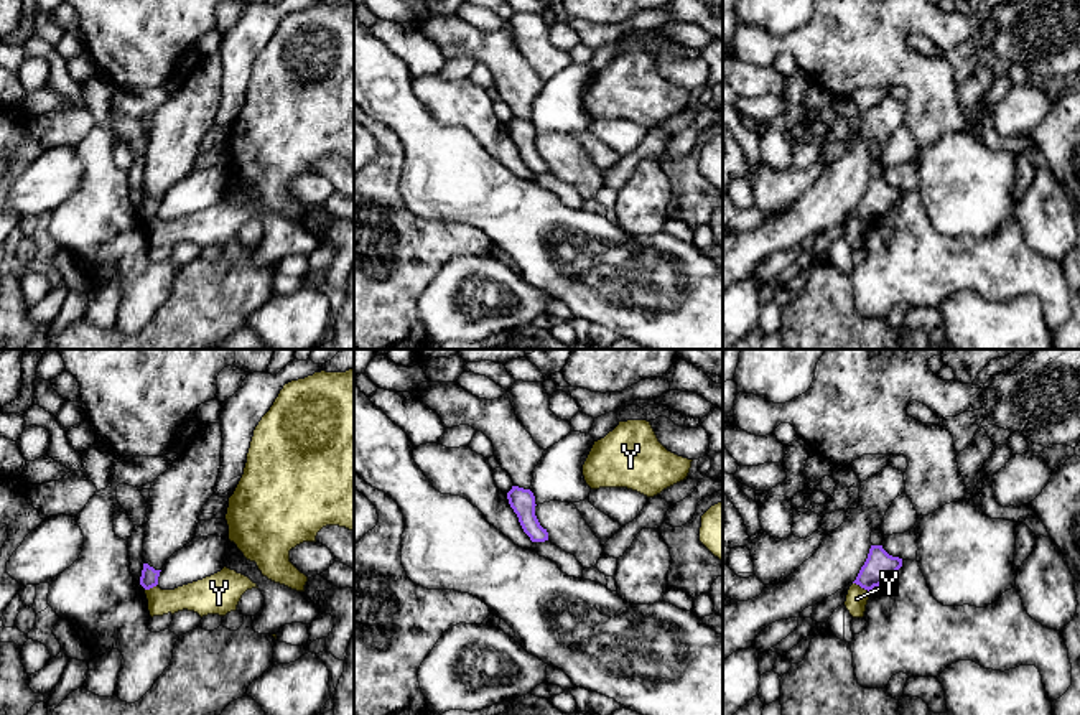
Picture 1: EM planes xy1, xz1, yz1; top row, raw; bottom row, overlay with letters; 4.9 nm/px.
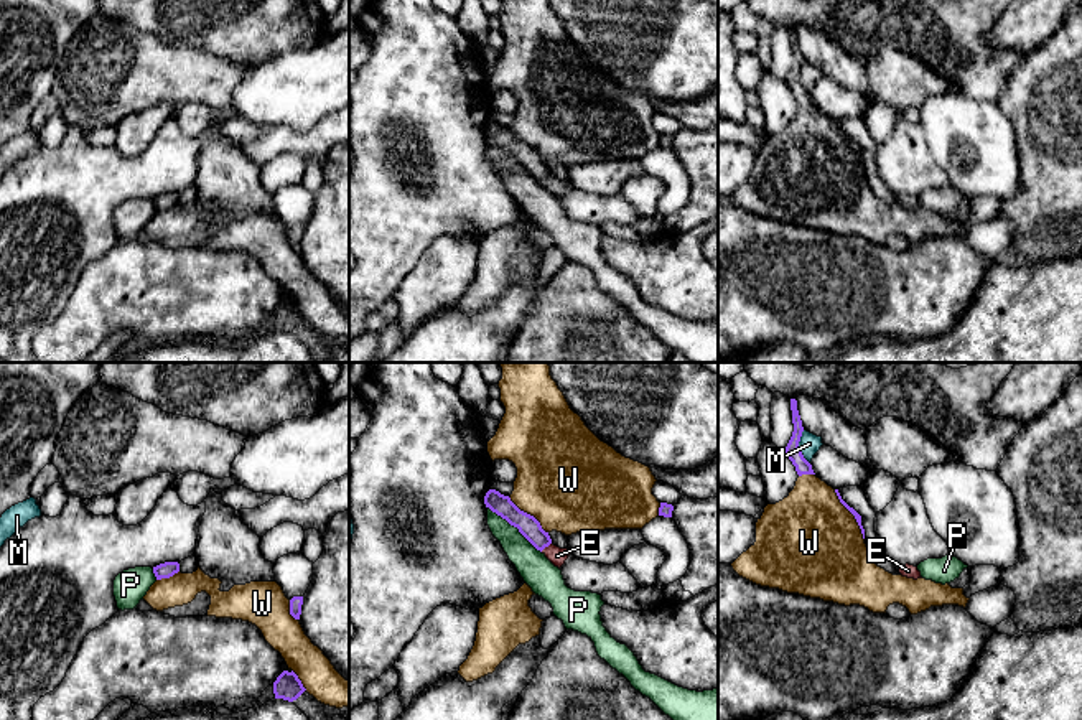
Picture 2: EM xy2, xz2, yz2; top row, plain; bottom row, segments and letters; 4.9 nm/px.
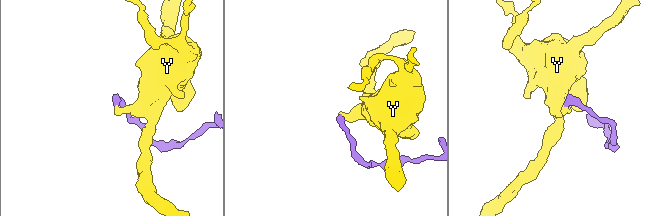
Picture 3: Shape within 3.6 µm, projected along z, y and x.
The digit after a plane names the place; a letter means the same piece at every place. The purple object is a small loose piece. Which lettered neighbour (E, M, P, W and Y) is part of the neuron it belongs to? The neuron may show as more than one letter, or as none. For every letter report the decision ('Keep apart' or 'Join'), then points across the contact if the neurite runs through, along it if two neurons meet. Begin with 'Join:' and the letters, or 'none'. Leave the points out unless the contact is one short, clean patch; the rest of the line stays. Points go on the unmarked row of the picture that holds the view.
Join: E
E: Join. Path across: xz2 (529, 157), (545, 177), (557, 187)
M: Keep apart
P: Keep apart. Boundary: xz2 (488, 137), (513, 155), (540, 183)
W: Keep apart
Y: Keep apart. Boundary: yz1 (853, 213), (868, 223)

